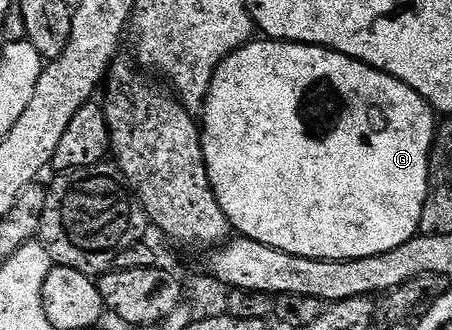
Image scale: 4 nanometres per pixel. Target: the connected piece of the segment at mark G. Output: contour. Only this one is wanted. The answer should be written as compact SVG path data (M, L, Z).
M255 38L220 62L208 86L206 105L200 113L200 131L208 182L212 182L216 202L220 202L220 210L224 210L231 229L237 235L313 260L372 258L376 254L396 250L396 246L404 246L404 242L419 235L420 218L430 194L430 151L434 145L436 113L427 100L412 90L412 86L404 86L404 82L392 78L387 72L331 48L321 48L319 44L290 44L287 40Z

